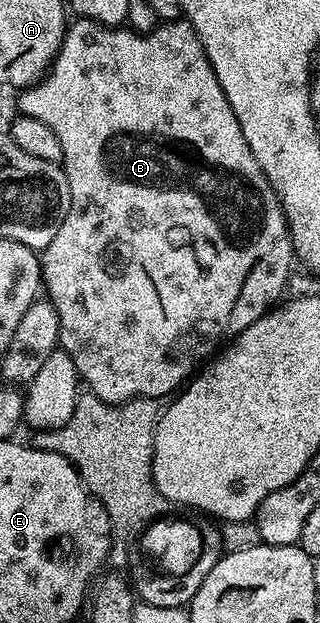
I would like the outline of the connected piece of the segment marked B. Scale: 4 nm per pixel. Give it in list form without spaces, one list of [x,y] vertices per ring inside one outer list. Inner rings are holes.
[[[185,18],[159,23],[147,33],[135,32],[126,26],[110,28],[95,20],[75,19],[67,27],[50,71],[37,84],[19,91],[17,96],[17,111],[21,115],[40,118],[40,122],[60,138],[61,167],[68,178],[68,214],[64,222],[60,222],[56,238],[45,241],[43,248],[46,249],[40,252],[42,283],[58,315],[61,351],[72,358],[81,383],[105,404],[126,404],[139,396],[163,398],[177,393],[203,361],[213,357],[223,345],[279,303],[278,295],[285,290],[286,279],[290,276],[290,263],[296,260],[282,203],[264,170],[260,170],[260,162],[256,162],[256,154],[252,154],[244,130],[240,130],[240,122],[216,78],[216,70],[212,70],[212,62],[208,62],[208,54],[196,30]]]

